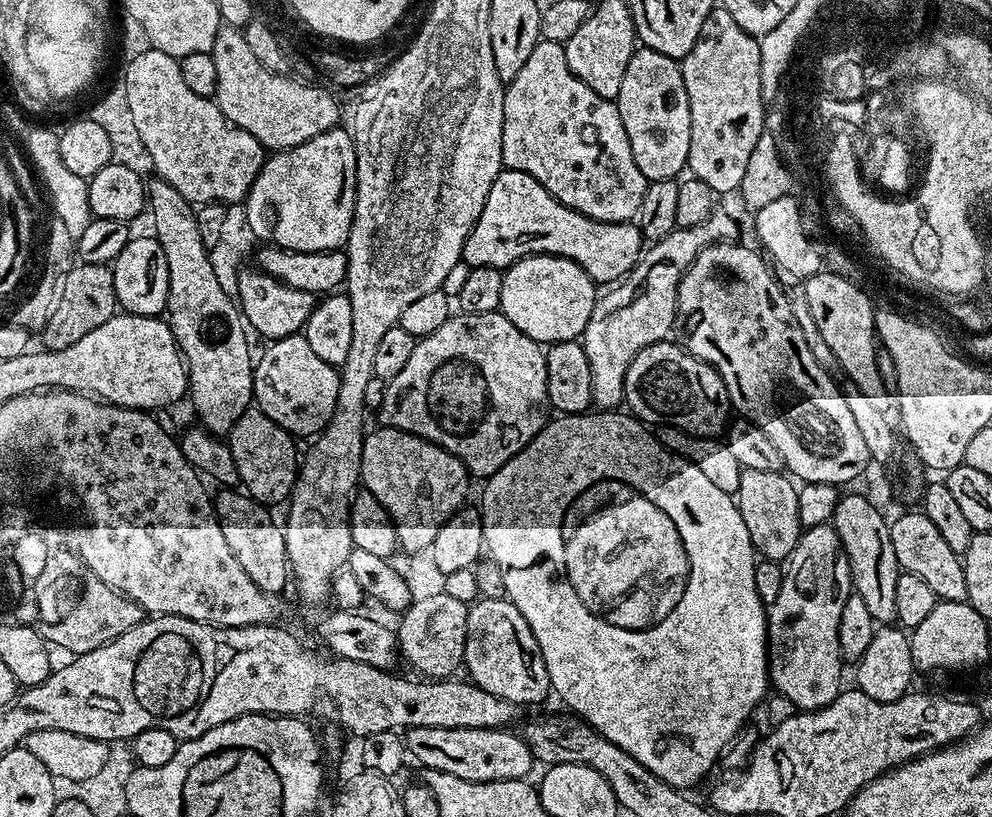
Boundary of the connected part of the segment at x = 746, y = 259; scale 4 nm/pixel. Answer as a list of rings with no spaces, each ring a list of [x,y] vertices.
[[[721,242],[697,254],[676,288],[676,319],[682,347],[698,359],[705,360],[719,374],[729,405],[735,411],[737,408],[740,411],[737,413],[749,424],[761,428],[766,438],[778,446],[785,469],[797,481],[846,486],[865,469],[870,459],[862,430],[858,430],[858,422],[854,422],[854,414],[850,414],[850,406],[846,406],[842,388],[831,380],[830,372],[818,366],[810,354],[802,329],[791,313],[789,293],[780,289],[779,282],[772,277],[773,269],[757,252],[743,248],[740,242]]]

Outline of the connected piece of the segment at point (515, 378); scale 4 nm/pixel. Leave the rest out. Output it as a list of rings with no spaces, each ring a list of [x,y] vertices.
[[[499,310],[487,312],[486,314],[465,312],[463,314],[449,315],[448,320],[442,322],[442,326],[438,326],[438,330],[434,330],[434,334],[417,339],[414,351],[410,353],[410,358],[406,361],[404,369],[398,374],[394,374],[394,378],[385,383],[382,406],[378,409],[379,423],[389,428],[397,428],[403,432],[420,436],[424,440],[429,440],[432,444],[446,449],[450,455],[464,463],[465,468],[473,477],[487,478],[493,476],[495,472],[502,470],[502,466],[506,466],[506,462],[513,460],[543,430],[544,425],[549,423],[550,415],[548,416],[548,412],[550,413],[550,405],[548,391],[546,390],[544,354],[545,349],[541,345],[531,340],[526,334],[522,334],[522,330],[518,330],[518,326],[514,326],[514,322],[506,319],[503,312]]]

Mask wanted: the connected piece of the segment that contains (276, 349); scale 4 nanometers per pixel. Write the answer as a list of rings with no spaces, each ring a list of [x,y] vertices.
[[[303,334],[273,340],[267,346],[261,356],[259,353],[252,370],[255,407],[293,437],[315,437],[323,432],[336,409],[339,371],[314,354]]]

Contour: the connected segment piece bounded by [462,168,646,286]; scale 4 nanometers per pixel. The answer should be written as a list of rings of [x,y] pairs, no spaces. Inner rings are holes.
[[[504,168],[486,194],[486,206],[466,238],[462,260],[469,268],[506,270],[527,256],[561,256],[574,261],[597,285],[612,286],[635,268],[645,244],[635,223],[591,220],[555,200],[530,174]]]

